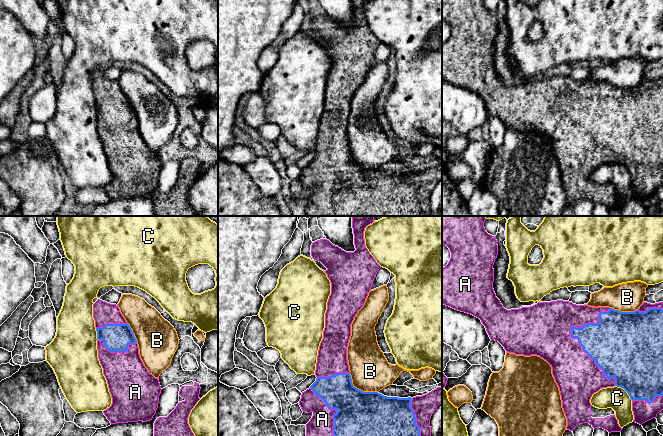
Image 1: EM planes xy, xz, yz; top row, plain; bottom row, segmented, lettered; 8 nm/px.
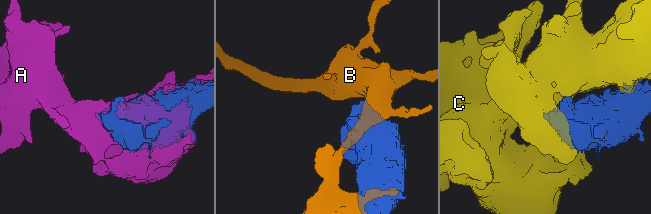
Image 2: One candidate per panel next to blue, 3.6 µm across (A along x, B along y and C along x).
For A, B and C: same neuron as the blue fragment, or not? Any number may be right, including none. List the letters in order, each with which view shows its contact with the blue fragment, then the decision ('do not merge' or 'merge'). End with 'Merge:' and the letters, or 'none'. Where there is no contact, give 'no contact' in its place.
A: meets blue in yz; merge
B: meets blue in xz; do not merge
C: meets blue in yz; do not merge
Merge: A

